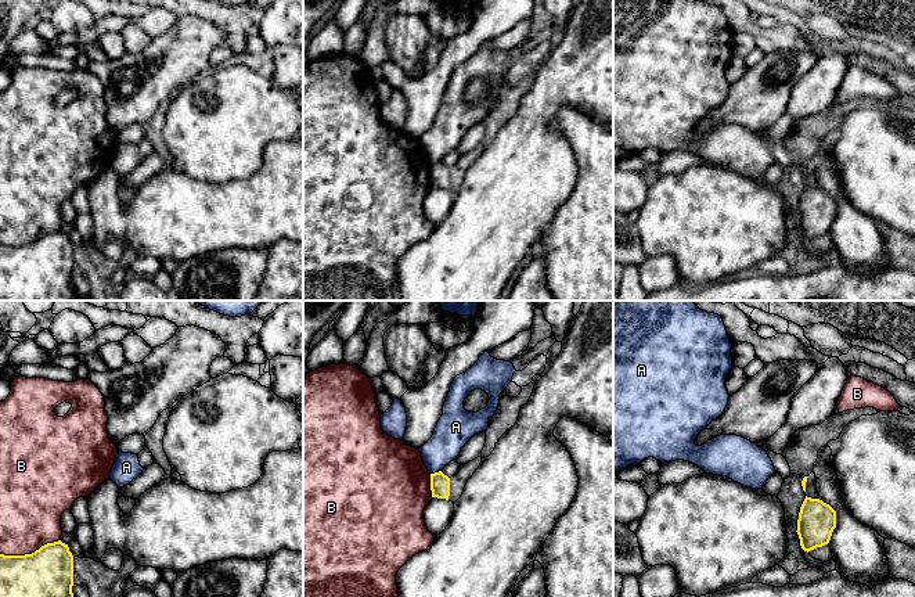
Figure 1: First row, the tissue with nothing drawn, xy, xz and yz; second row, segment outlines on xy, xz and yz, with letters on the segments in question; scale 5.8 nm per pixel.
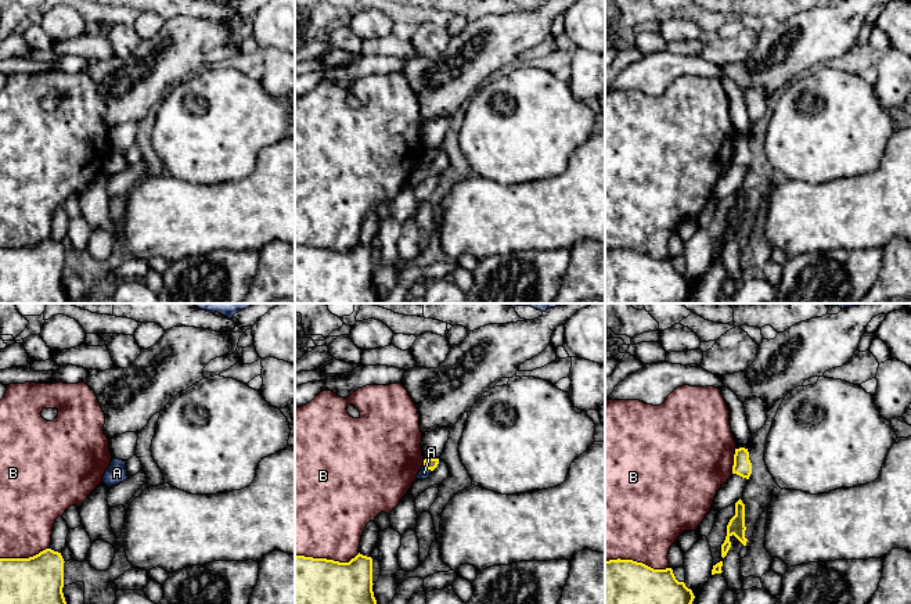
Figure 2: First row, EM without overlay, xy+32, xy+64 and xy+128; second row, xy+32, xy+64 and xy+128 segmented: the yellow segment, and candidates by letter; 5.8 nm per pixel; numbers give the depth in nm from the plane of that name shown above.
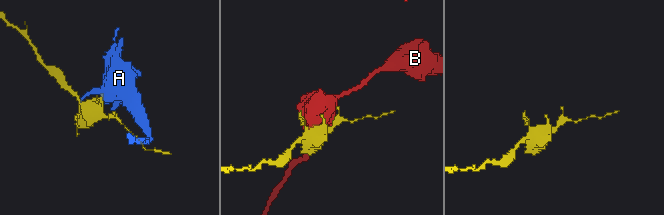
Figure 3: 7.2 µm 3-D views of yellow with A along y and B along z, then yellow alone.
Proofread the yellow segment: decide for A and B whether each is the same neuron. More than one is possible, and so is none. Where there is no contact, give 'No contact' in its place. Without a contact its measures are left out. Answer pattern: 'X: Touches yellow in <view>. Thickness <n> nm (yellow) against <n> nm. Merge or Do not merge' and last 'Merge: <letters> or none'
A: Touches yellow in xz. Thickness 110 nm (yellow) against 200 nm. Do not merge
B: Touches yellow in xy. Thickness 420 nm (yellow) against 360 nm. Do not merge
Merge: none

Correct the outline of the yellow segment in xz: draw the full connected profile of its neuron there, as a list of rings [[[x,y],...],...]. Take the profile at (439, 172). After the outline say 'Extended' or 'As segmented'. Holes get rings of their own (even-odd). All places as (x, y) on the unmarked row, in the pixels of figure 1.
[[[442,161],[431,163],[432,187],[446,188],[450,186],[450,168]]]. As segmented

